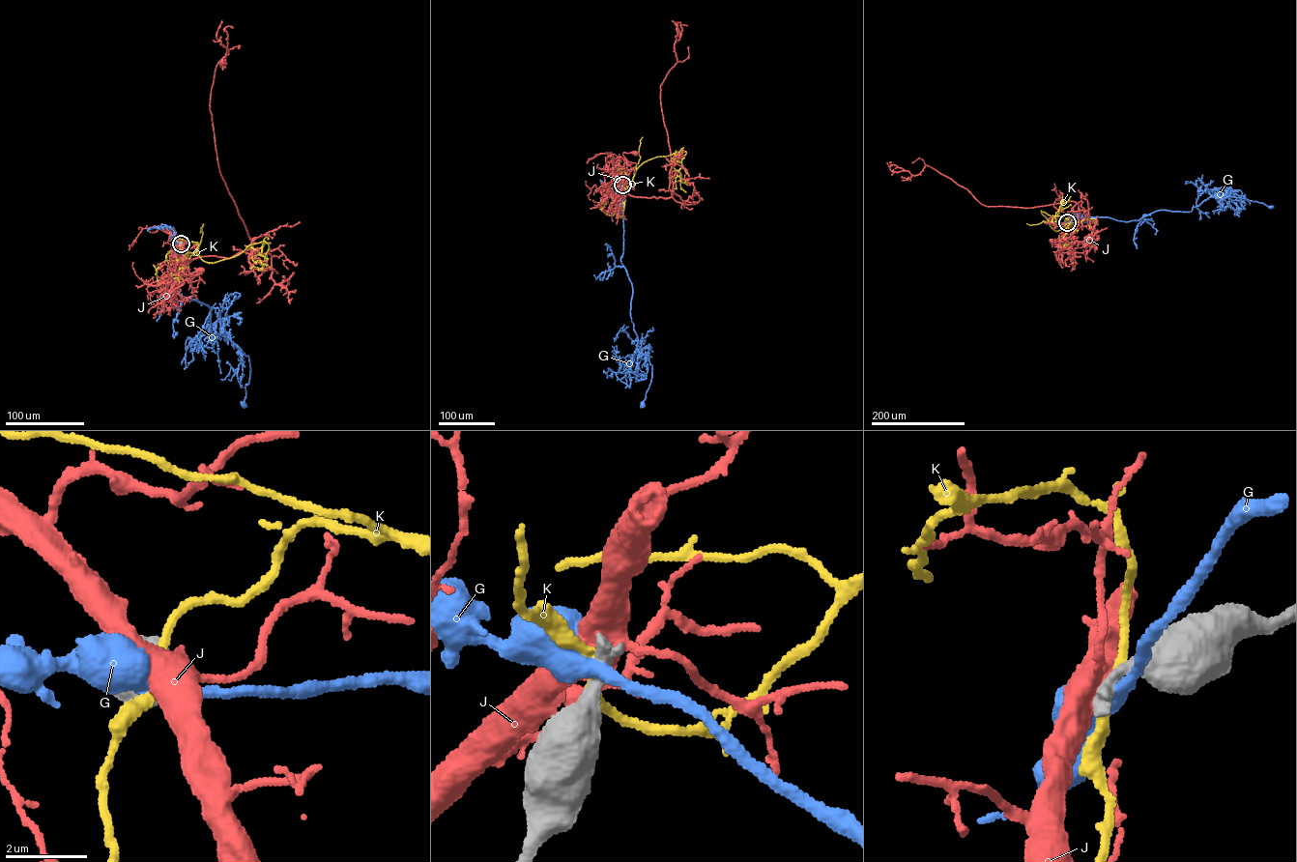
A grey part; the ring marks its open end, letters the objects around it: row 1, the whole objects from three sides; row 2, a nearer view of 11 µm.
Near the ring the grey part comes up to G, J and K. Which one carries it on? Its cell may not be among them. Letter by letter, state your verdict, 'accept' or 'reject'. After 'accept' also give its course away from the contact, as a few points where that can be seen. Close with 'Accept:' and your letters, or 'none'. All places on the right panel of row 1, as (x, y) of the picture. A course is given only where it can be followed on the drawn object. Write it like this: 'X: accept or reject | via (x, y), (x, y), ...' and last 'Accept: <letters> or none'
G: reject
J: reject
K: reject
Accept: none

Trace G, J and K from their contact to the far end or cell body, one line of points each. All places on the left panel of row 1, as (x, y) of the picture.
G: (181, 244), (187, 244), (182, 245), (190, 300), (210, 308), (214, 335), (222, 330), (248, 357), (243, 405)
J: (181, 243), (185, 262), (181, 272), (186, 269), (186, 274), (198, 274), (200, 270)
K: (181, 243), (197, 243), (195, 252), (211, 263), (266, 242), (269, 247), (265, 261), (261, 246), (271, 243)

